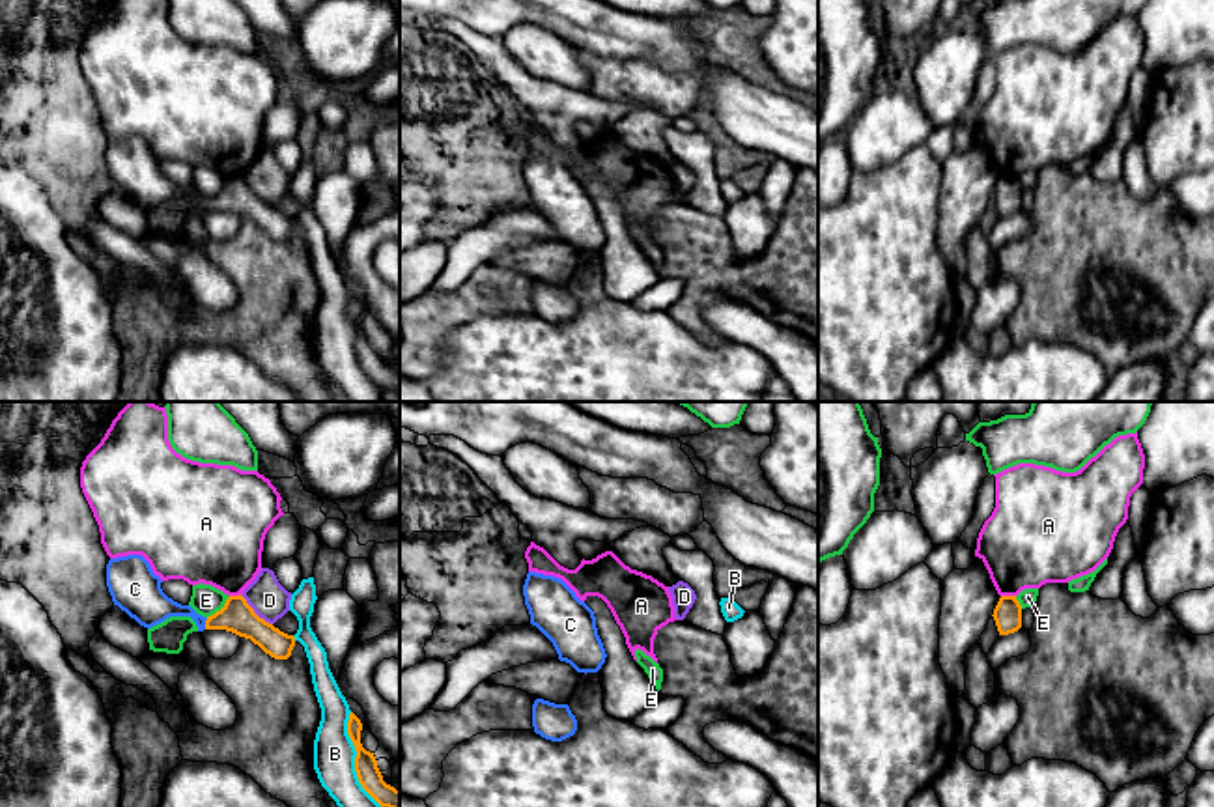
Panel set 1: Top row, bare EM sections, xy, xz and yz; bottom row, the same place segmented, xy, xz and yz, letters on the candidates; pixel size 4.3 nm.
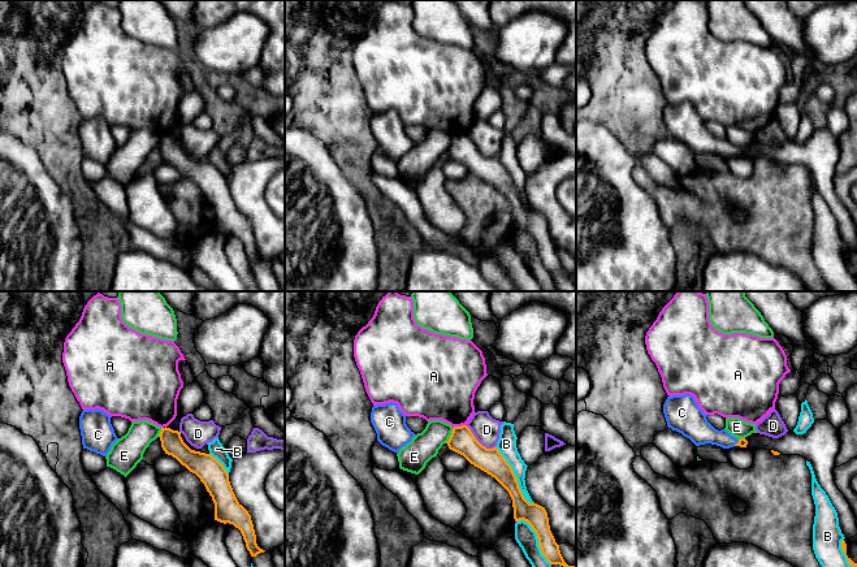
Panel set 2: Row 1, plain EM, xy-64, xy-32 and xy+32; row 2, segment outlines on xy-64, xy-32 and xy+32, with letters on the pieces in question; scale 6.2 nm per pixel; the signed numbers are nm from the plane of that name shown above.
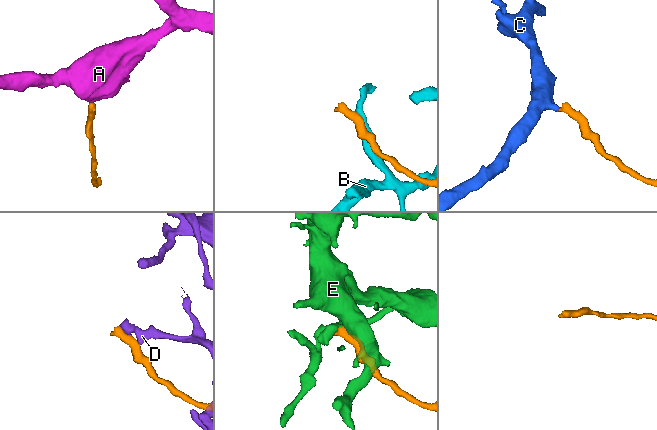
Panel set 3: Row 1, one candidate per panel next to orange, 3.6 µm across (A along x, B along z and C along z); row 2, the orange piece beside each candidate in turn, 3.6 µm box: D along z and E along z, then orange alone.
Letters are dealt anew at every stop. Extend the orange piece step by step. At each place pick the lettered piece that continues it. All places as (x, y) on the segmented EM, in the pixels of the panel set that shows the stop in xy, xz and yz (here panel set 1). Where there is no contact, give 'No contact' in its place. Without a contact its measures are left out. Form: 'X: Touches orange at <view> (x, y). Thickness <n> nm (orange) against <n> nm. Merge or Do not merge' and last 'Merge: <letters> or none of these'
A: Touches orange at yz (1009, 596). Thickness 120 nm (orange) against 380 nm. Do not merge
B: Touches orange at xy (355, 759). Thickness 100 nm (orange) against 180 nm. Do not merge
C: Touches orange at xy (206, 624). Thickness 140 nm (orange) against 160 nm. Merge
D: Touches orange at xy (253, 611). Thickness 140 nm (orange) against 160 nm. Do not merge
E: Touches orange at xy (221, 609). Thickness 140 nm (orange) against 140 nm. Do not merge
Merge: C

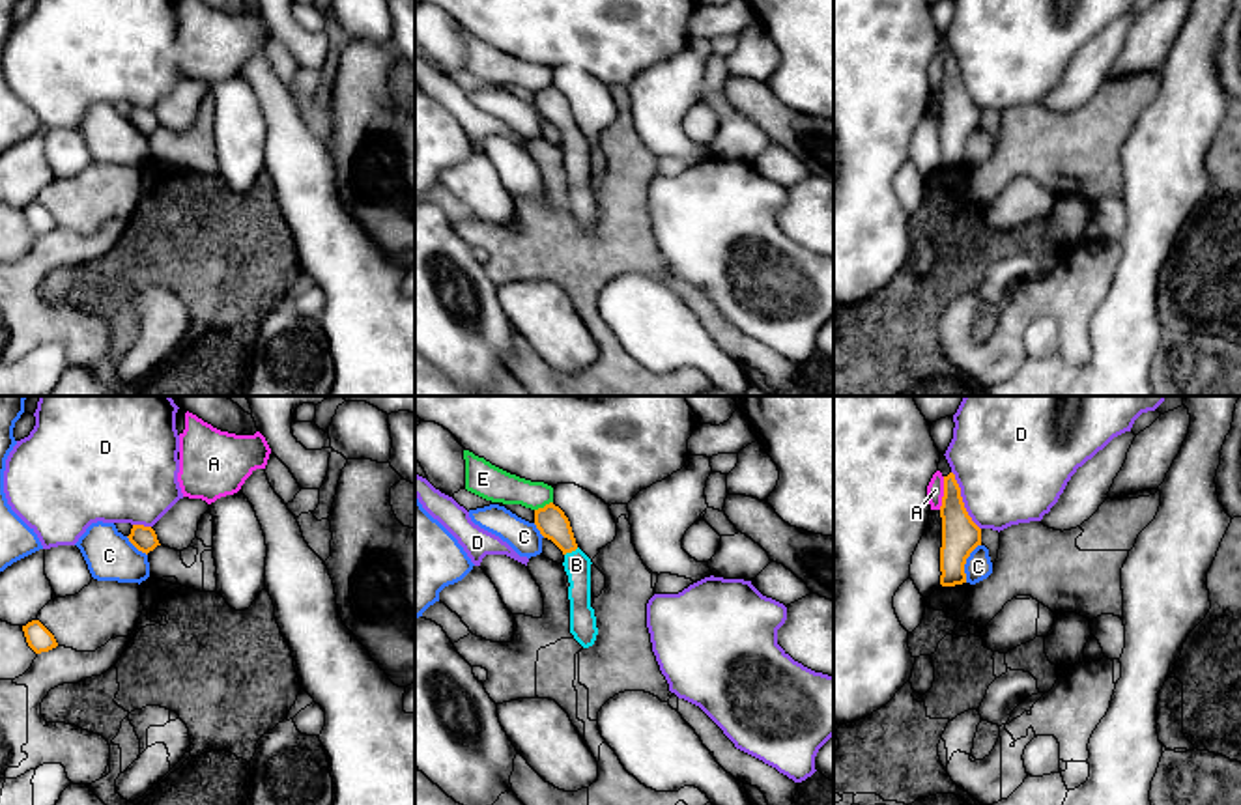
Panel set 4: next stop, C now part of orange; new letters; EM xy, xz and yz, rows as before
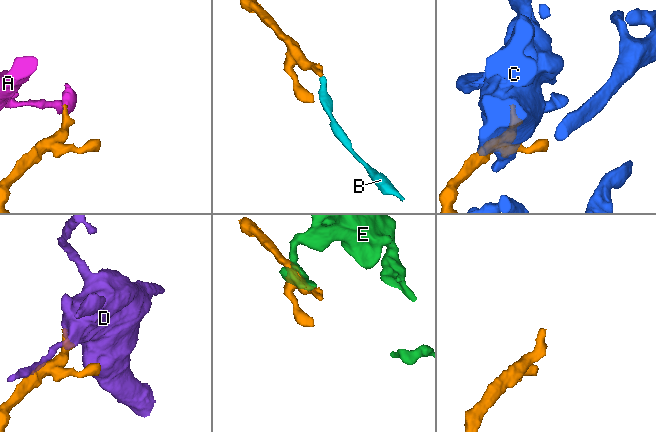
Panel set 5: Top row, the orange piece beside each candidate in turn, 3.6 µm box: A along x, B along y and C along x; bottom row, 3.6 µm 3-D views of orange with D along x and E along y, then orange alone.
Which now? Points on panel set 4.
A: Touches orange at yz (944, 494). Thickness 160 nm (orange) against 80 nm. Do not merge
B: Touches orange at xz (570, 551). Thickness 130 nm (orange) against 110 nm. Merge
C: Touches orange at yz (965, 563). Thickness 160 nm (orange) against 120 nm. Do not merge
D: Touches orange at yz (961, 501). Thickness 160 nm (orange) against 460 nm. Do not merge
E: Touches orange at xz (544, 507). Thickness 130 nm (orange) against 150 nm. Do not merge
Merge: B

